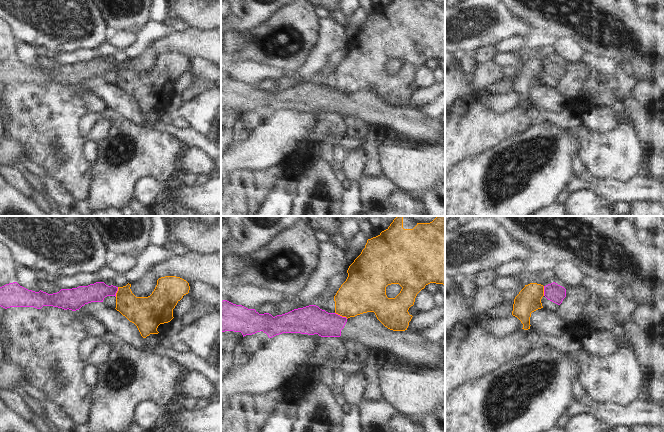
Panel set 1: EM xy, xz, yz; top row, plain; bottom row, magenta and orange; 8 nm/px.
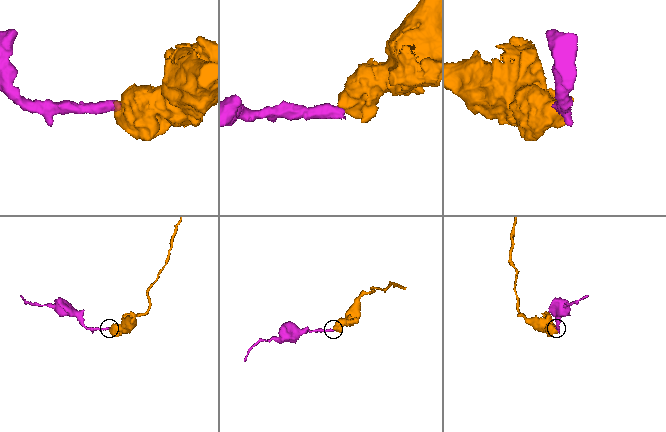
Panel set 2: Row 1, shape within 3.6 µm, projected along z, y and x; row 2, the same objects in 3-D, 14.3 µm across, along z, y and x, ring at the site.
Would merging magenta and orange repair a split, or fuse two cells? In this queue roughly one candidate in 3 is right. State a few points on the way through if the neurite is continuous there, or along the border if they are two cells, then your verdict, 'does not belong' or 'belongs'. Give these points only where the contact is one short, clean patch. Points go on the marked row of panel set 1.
along xz (335, 312), (347, 318) | does not belong

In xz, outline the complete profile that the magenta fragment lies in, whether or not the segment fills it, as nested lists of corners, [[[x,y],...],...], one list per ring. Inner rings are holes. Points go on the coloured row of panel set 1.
[[[221,301],[221,332],[241,332],[243,337],[263,331],[272,338],[282,333],[301,333],[321,337],[340,337],[362,343],[372,351],[380,349],[397,355],[400,359],[417,369],[442,369],[445,365],[444,350],[434,342],[421,338],[417,333],[393,331],[385,327],[374,312],[367,312],[355,317],[342,317],[336,313],[328,313],[316,305],[294,309],[288,313],[273,317],[269,313],[259,314],[255,309]]]

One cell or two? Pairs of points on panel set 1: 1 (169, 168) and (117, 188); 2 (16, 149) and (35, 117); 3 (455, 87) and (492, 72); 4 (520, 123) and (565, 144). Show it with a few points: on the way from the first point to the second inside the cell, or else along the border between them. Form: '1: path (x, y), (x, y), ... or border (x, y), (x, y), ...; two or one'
1: path (156, 168), (137, 168), (130, 175); one
2: border (10, 136), (20, 143), (27, 155); two
3: path (464, 87), (472, 87), (483, 78); one
4: border (539, 117), (523, 131), (508, 139); two

